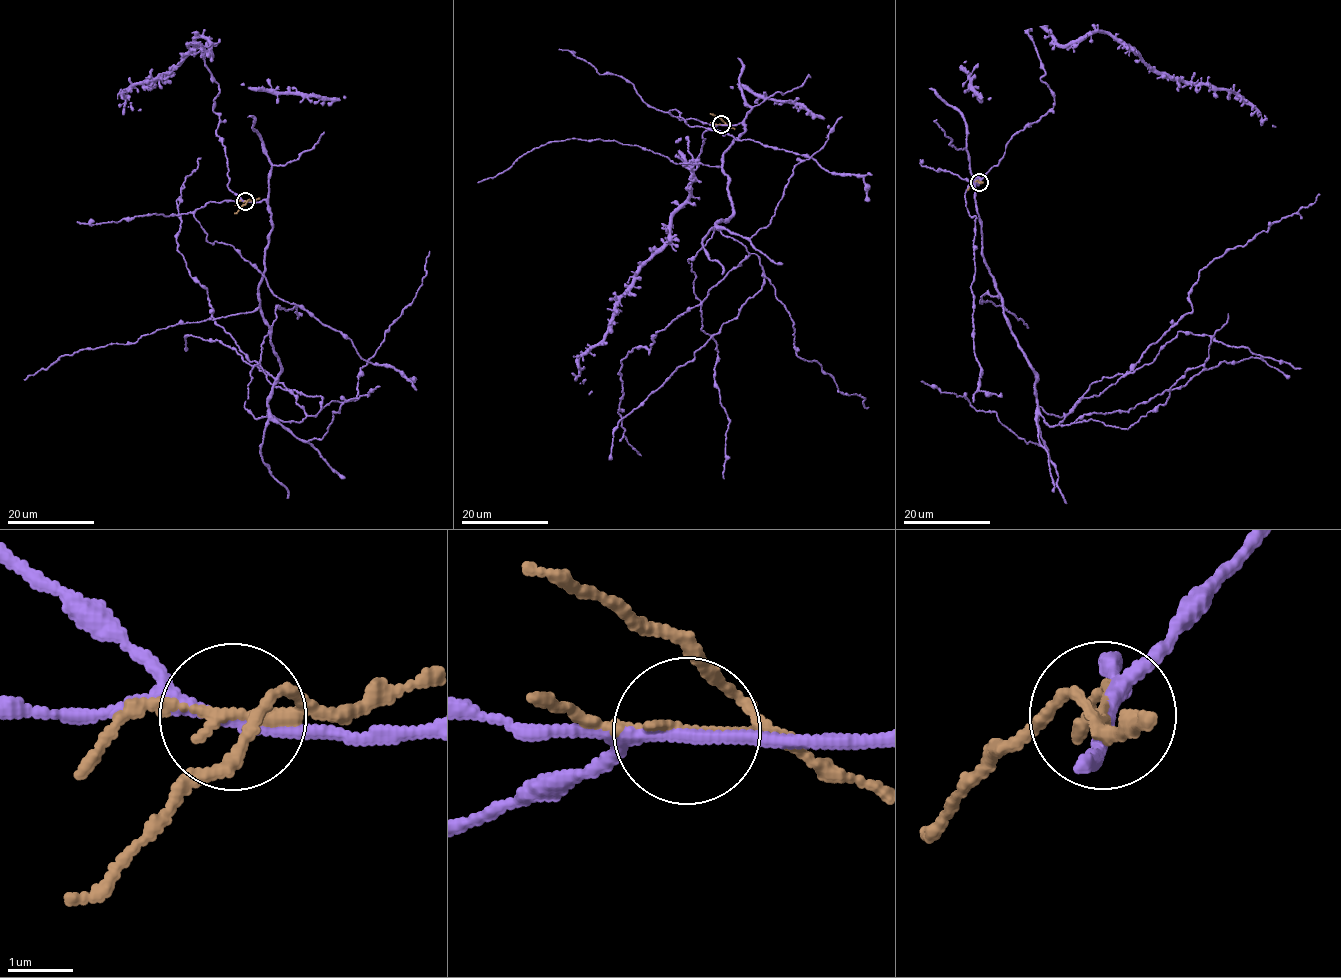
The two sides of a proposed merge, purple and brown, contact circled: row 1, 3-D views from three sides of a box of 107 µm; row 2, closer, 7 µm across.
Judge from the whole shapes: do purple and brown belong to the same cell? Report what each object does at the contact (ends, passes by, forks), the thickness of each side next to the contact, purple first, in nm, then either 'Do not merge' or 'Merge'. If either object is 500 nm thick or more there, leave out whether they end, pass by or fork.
At the ring purple passes by. At the ring brown forks. Thickness 190 nm (purple) against 140 nm. Do not merge

